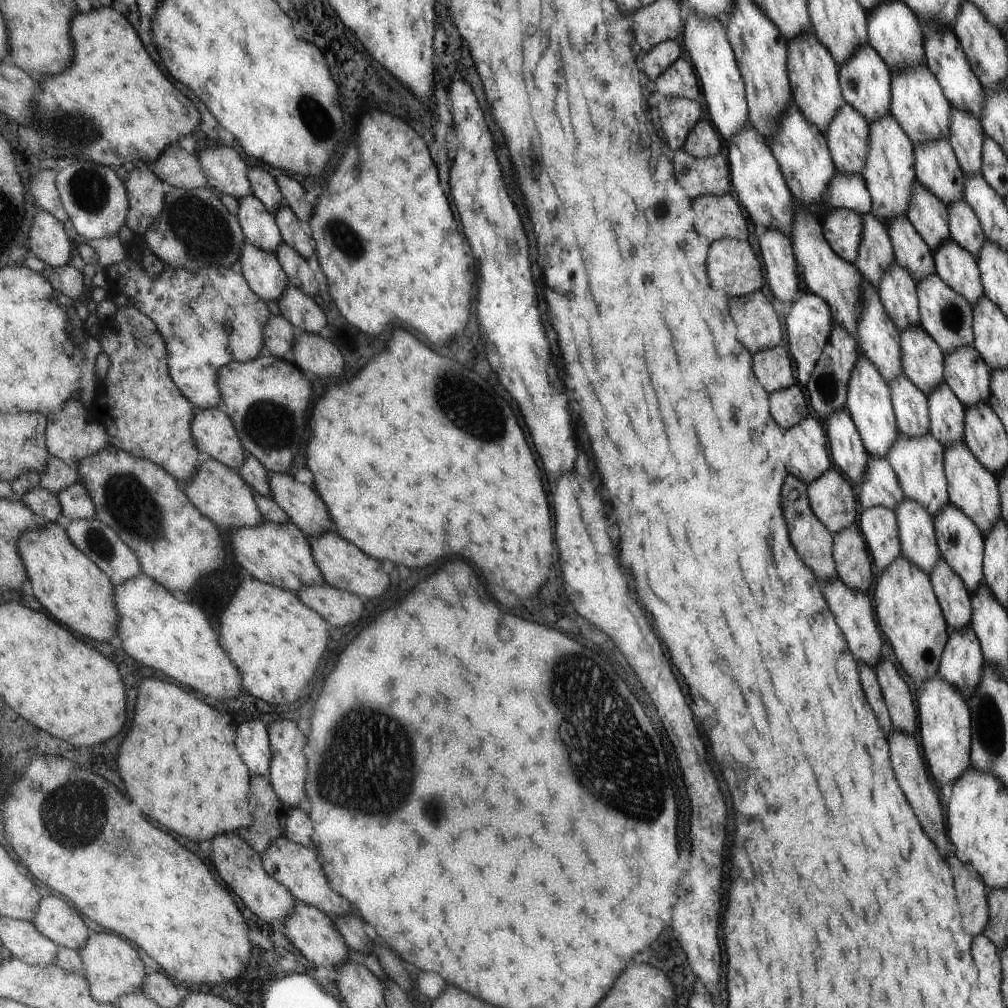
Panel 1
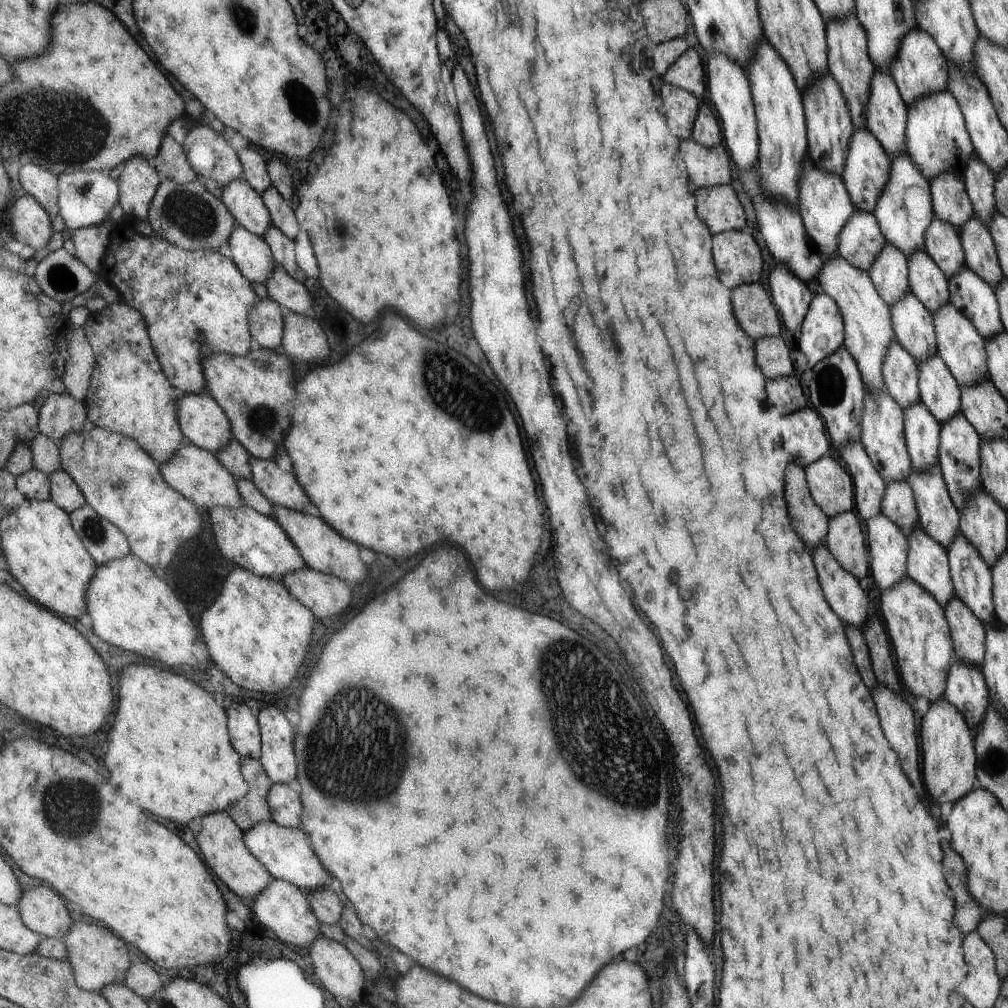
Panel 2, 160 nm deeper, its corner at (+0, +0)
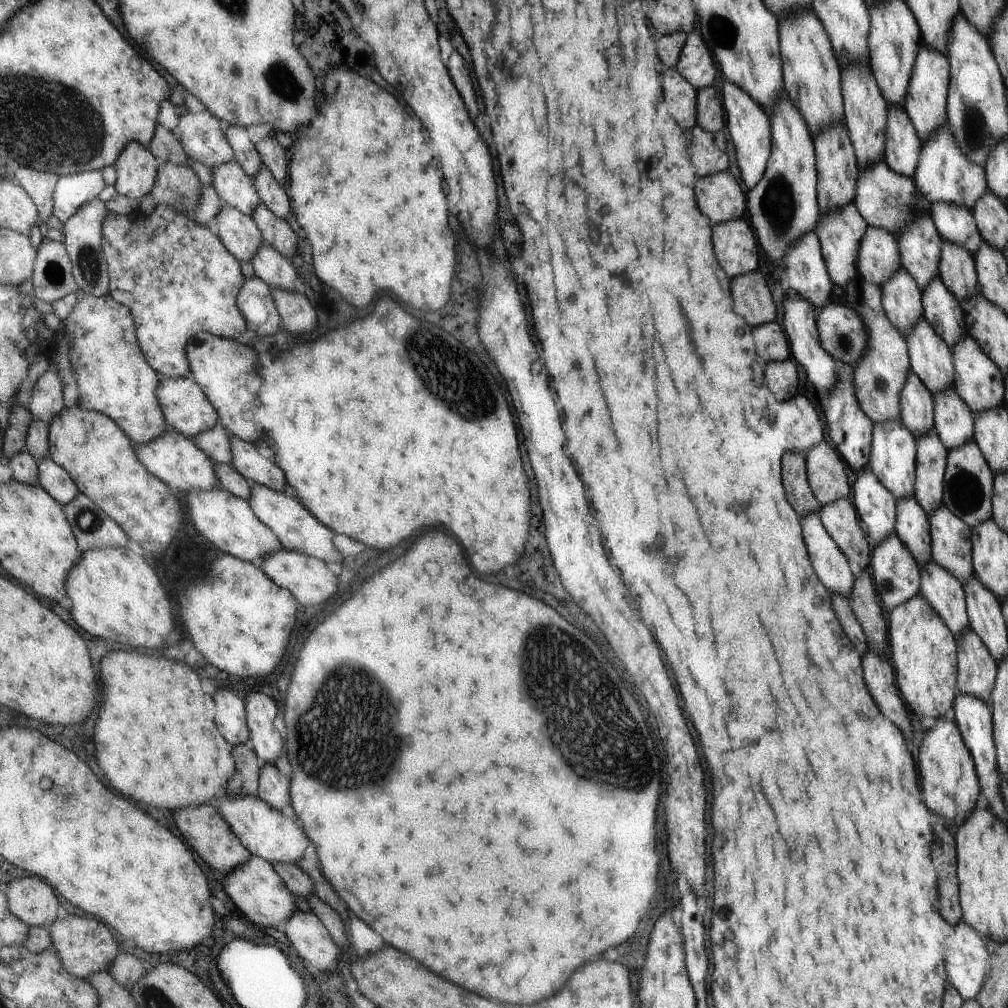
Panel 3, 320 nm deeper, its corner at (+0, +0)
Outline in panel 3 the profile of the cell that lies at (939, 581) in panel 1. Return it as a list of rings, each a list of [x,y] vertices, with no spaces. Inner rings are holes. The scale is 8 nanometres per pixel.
[[[963,630],[963,634],[954,636],[957,639],[957,692],[970,694],[980,698],[989,705],[991,689],[997,677],[997,664],[986,644],[973,630]]]

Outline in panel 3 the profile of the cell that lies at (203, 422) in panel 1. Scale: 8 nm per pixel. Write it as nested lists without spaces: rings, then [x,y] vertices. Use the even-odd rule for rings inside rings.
[[[189,376],[162,378],[158,400],[168,427],[189,439],[217,425],[218,412]]]

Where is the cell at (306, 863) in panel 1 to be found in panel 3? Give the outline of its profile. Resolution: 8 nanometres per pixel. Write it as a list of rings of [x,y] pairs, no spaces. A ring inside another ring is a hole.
[[[223,792],[215,807],[222,812],[222,816],[229,823],[231,830],[251,855],[276,865],[295,864],[295,862],[303,860],[305,846],[309,844],[309,839],[305,838],[305,834],[295,826],[295,821],[283,815],[280,810],[263,802],[258,795],[227,796],[226,792]]]

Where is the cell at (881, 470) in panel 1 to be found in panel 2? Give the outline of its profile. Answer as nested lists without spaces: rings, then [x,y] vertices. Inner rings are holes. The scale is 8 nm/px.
[[[903,480],[886,482],[879,512],[886,515],[891,522],[897,523],[902,528],[903,535],[906,536],[914,530],[918,523],[918,510],[914,494],[907,482]]]

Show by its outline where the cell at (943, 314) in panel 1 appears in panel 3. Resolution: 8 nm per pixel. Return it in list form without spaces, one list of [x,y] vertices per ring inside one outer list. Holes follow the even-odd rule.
[[[965,334],[963,338],[959,338],[959,341],[950,347],[950,354],[954,362],[954,390],[973,414],[1002,405],[1005,401],[1005,379],[1002,372],[995,366],[995,362],[987,358],[982,347],[971,336]]]

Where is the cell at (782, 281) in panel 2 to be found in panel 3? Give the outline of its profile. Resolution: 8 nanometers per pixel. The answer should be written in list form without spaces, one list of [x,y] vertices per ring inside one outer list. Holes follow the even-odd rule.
[[[799,294],[788,296],[783,299],[783,330],[790,339],[791,357],[794,362],[805,368],[807,381],[818,391],[827,392],[829,388],[837,385],[837,363],[822,348],[818,336],[817,309],[807,298],[801,298]]]

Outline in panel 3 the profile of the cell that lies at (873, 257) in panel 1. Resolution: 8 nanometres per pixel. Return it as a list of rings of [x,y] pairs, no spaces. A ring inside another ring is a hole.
[[[902,265],[881,286],[882,310],[886,318],[907,336],[922,317],[922,296],[913,276]]]

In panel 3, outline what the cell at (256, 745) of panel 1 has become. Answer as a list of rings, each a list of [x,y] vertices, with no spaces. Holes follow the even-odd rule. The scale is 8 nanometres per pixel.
[[[217,688],[215,706],[219,706],[219,714],[215,714],[215,722],[219,722],[219,730],[223,730],[223,738],[231,744],[248,744],[250,727],[247,726],[246,710],[243,710],[243,700],[233,696],[225,688]]]

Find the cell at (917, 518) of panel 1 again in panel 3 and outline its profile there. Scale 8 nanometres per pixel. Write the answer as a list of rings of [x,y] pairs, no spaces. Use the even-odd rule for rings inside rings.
[[[929,558],[918,564],[921,571],[922,596],[934,608],[942,622],[953,632],[954,636],[970,629],[969,616],[966,614],[965,592],[962,584],[946,567]]]

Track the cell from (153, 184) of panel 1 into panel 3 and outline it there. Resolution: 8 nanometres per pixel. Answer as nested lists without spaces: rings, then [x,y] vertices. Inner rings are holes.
[[[131,142],[114,165],[117,176],[115,190],[119,195],[138,201],[154,189],[162,164],[147,148]]]

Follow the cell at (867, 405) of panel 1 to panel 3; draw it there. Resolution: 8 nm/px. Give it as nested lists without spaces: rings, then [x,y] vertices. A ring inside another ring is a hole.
[[[898,418],[873,424],[873,440],[870,445],[868,467],[878,476],[883,484],[894,495],[894,498],[914,495],[915,466],[917,465],[917,444],[906,424]]]

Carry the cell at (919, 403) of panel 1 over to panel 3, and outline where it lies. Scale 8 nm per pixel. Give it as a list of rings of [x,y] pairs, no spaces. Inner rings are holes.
[[[929,430],[923,436],[914,438],[917,444],[917,465],[915,466],[914,497],[929,516],[939,504],[945,492],[946,458],[949,452],[943,446],[937,432]]]

